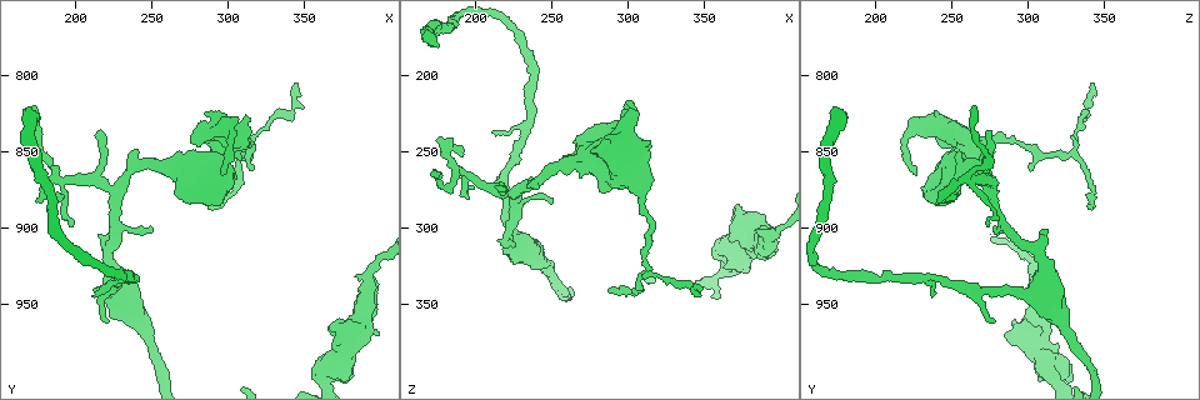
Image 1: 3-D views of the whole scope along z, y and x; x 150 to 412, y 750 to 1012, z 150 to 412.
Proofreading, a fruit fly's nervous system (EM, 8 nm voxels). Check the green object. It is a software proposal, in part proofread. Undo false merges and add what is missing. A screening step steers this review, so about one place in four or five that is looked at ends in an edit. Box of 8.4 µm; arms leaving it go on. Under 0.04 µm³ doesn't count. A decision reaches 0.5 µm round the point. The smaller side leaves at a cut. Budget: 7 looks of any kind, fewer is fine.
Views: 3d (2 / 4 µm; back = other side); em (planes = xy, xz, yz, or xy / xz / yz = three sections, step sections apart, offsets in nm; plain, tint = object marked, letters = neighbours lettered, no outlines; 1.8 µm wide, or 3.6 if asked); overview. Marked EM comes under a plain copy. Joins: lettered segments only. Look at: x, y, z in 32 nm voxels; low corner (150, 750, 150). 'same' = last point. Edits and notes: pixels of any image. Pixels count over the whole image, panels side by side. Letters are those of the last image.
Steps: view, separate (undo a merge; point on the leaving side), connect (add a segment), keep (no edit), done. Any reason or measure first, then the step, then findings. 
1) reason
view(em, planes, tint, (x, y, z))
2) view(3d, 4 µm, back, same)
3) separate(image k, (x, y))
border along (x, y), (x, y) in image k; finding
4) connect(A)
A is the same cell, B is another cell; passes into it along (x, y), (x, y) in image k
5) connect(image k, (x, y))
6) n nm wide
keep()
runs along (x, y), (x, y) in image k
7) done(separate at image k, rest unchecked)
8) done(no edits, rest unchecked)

long arm stops here
view(3d, 4 µm, back, (168, 820, 176))

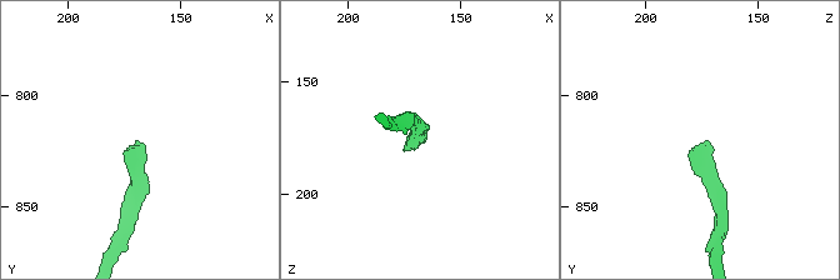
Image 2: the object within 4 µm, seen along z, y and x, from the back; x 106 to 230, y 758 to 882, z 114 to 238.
need the tissue
view(em, yz, step 16, tint, (168, 822, 175))

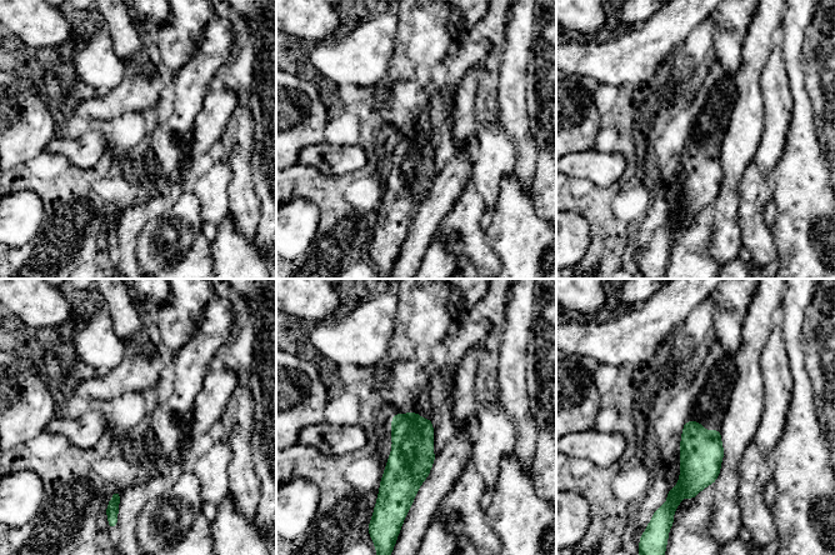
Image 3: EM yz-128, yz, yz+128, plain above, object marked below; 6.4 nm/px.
another direction
view(em, planes, letters, same)

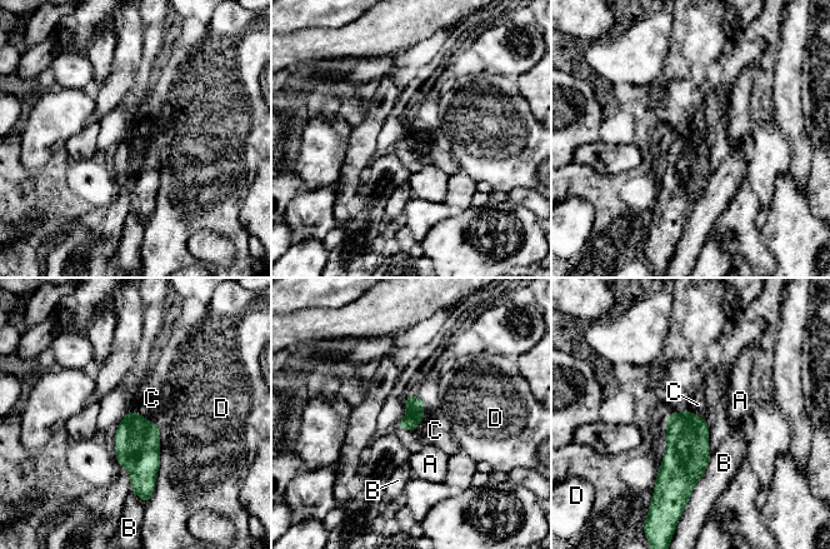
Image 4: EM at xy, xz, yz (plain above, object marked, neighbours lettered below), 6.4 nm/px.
connect(C)
C is the same cell, A, B and D are other cells; passes into it along (138, 449), (143, 418), (151, 398) in image 4; it goes on there

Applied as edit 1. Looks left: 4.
redraw
view(overview)

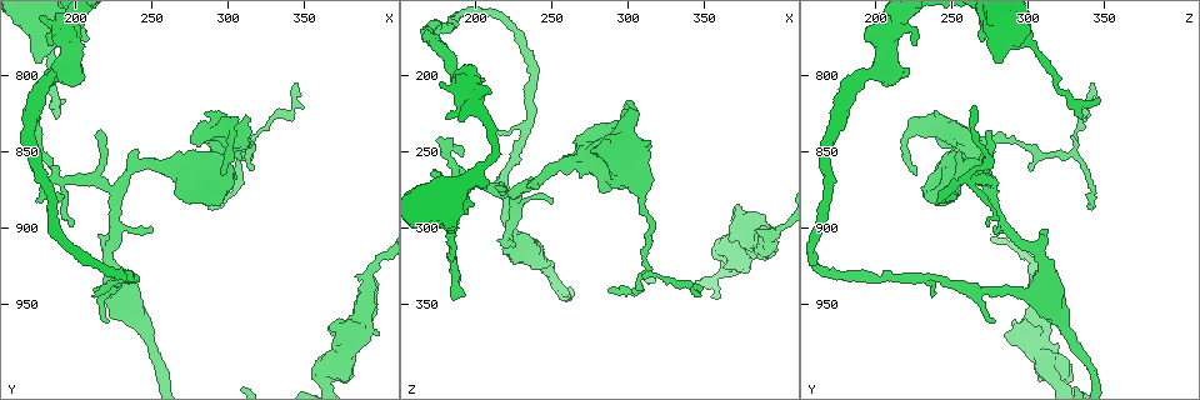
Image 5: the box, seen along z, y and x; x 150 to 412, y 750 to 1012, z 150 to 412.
thin end
view(em, 3.6 µm, xz, step 8, tint, (288, 888, 342))

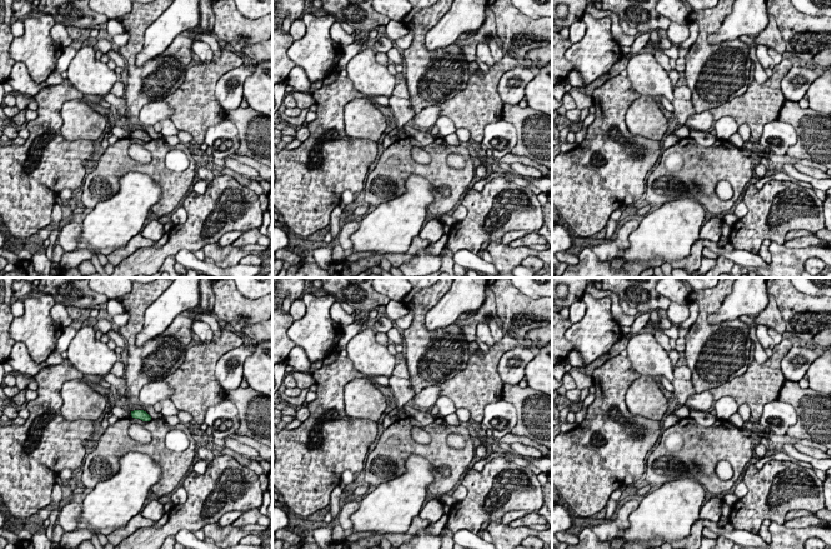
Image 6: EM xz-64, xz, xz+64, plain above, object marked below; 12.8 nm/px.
view(em, 3.6 µm, planes, letters, same)

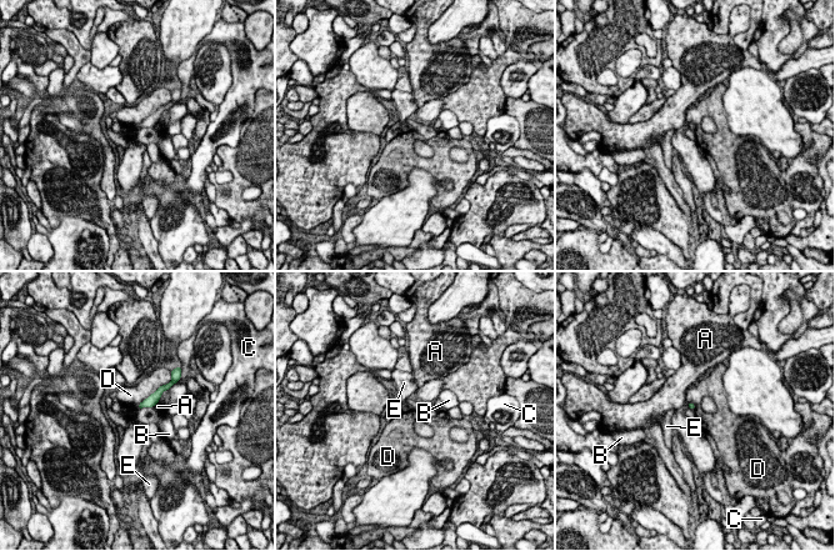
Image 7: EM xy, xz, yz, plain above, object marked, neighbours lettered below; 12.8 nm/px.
keep()
A, B, C, D and E are other cells; border along (168, 382), (159, 386), (136, 406) in image 7; no lettered segment goes on from it

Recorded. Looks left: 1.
thin end
view(em, planes, letters, (214, 836, 272))

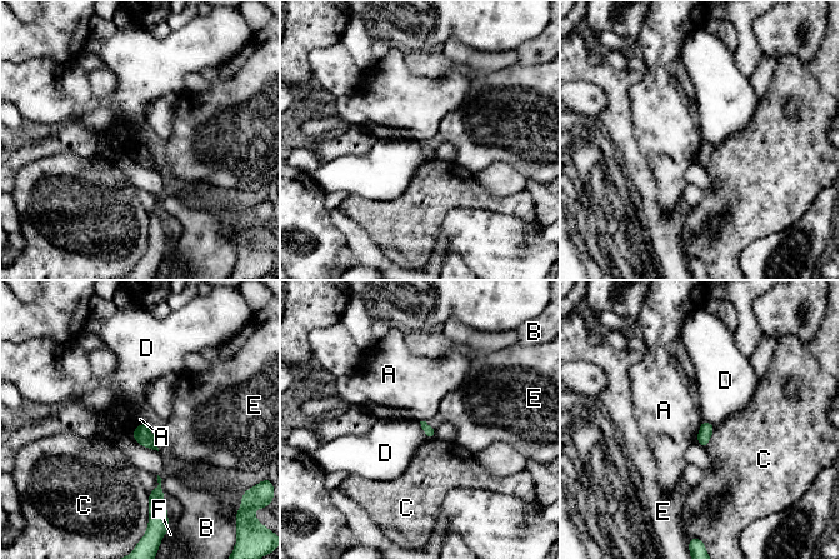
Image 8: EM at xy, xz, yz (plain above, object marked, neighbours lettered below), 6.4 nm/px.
keep()
A, B, C, D, E and F are other cells; border along (135, 428), (145, 423), (151, 433) in image 8; none of them fits

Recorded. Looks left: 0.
done(connect at image 4, rest unchecked)

